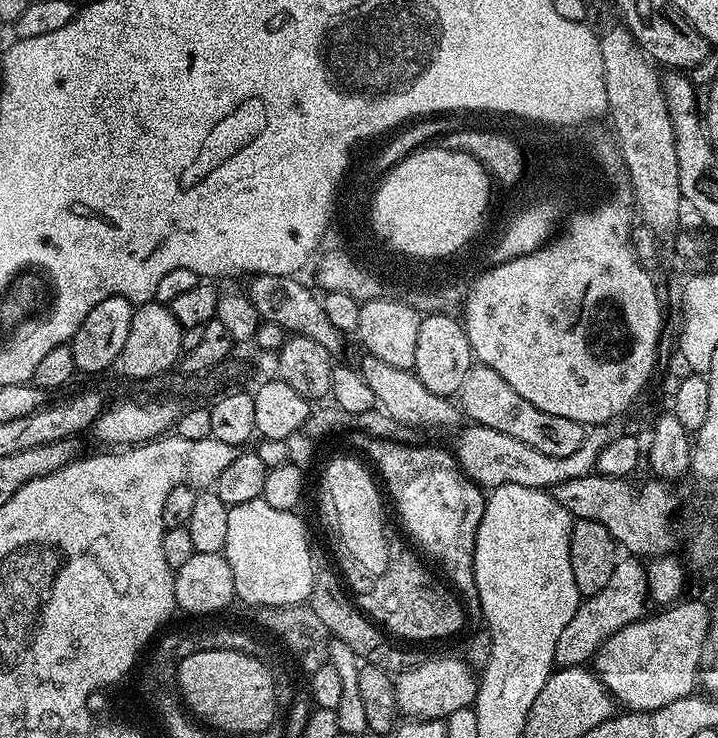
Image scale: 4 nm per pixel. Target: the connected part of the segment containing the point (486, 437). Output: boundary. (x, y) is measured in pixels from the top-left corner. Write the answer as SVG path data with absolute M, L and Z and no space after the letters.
M469 423L467 427L459 433L461 436L456 440L456 463L484 490L500 488L503 484L551 490L570 478L593 475L602 446L609 444L614 437L611 423L593 424L585 431L582 446L578 446L574 454L551 456L542 454L542 450L534 450L534 446L526 446L526 442L518 442L518 438L510 438L510 434L490 430L481 424Z

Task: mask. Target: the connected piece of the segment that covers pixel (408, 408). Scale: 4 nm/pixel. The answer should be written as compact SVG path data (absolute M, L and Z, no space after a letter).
M367 354L361 355L358 361L358 367L362 378L366 378L366 386L374 390L374 398L377 405L390 418L394 418L396 423L405 429L428 428L433 424L436 428L456 428L461 427L462 413L455 403L449 397L430 394L426 386L416 376L415 372L407 368L398 366L389 366L382 362L382 358L374 358Z

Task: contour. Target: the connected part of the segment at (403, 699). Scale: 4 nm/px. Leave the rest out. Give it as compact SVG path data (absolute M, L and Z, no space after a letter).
M436 656L433 660L424 658L410 670L399 673L394 680L397 709L408 718L444 720L454 714L454 710L473 707L478 676L461 657L460 660L456 656Z

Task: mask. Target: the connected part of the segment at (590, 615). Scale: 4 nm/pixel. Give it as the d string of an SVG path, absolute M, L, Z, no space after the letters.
M631 554L617 559L614 574L610 574L610 582L606 582L606 586L602 586L598 594L581 599L574 618L570 618L570 626L562 630L556 647L556 664L561 668L587 665L595 657L596 651L600 649L607 636L645 615L644 603L647 605L649 600L645 565Z

